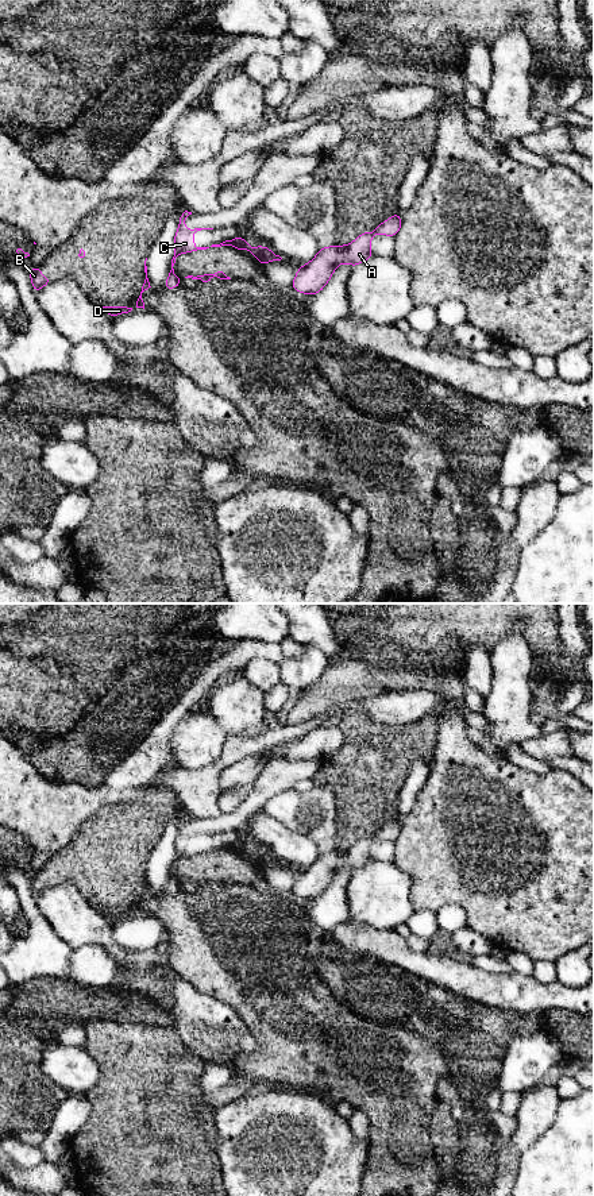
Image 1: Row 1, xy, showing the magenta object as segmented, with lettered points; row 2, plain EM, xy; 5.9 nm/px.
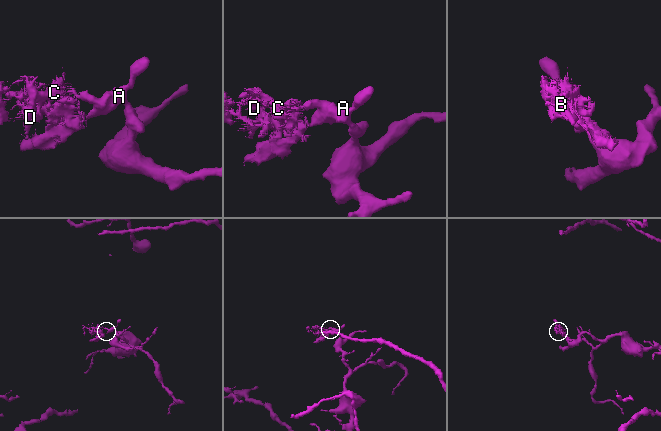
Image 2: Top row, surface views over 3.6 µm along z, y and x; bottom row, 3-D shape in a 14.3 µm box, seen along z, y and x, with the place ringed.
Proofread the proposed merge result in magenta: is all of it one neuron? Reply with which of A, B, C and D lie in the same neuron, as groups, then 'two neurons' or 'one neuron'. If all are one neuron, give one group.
groups A / B C D; two neurons

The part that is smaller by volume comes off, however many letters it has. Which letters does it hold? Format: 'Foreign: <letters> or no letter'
Foreign: B, C, D

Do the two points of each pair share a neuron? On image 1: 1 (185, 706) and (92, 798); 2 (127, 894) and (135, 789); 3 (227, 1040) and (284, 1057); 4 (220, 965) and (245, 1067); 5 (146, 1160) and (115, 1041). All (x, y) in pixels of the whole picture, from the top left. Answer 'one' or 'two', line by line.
1: one
2: two
3: two
4: one
5: one

